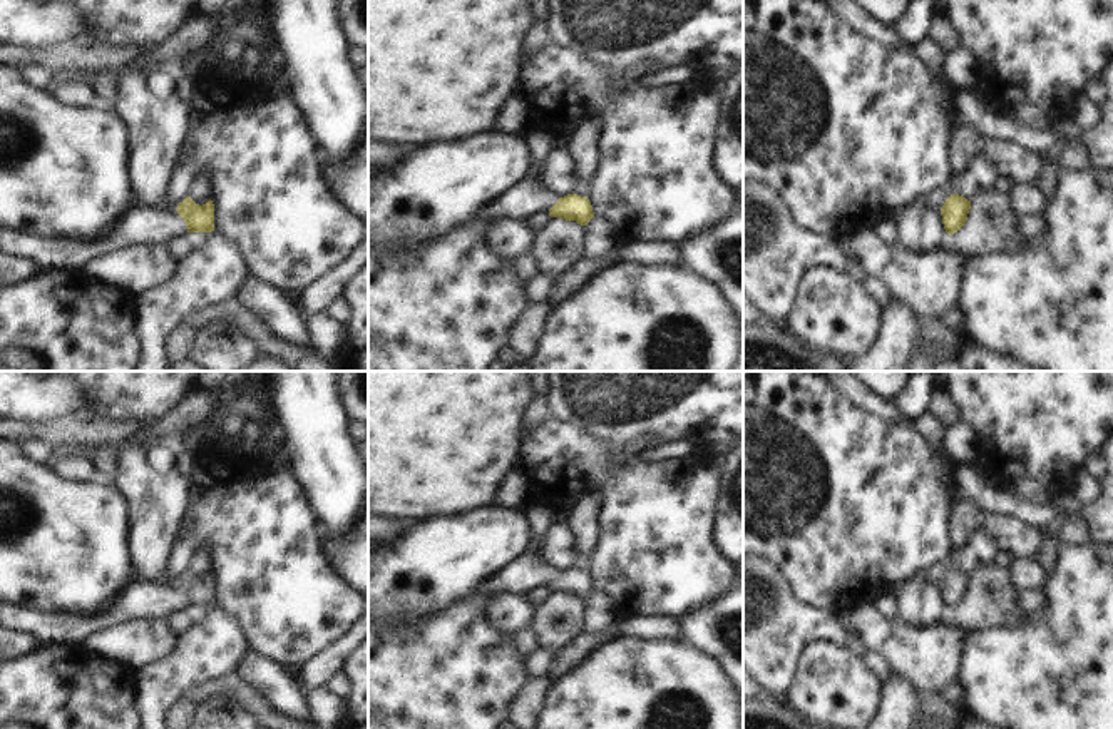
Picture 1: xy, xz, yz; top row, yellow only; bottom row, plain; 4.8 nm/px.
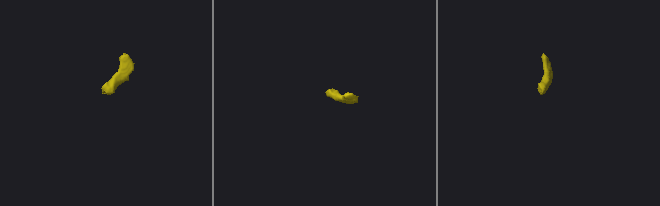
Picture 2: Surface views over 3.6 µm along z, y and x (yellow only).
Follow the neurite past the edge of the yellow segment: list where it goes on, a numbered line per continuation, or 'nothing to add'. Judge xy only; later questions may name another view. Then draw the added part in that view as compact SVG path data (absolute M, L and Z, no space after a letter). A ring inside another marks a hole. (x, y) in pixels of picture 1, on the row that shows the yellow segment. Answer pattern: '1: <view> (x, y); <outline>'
1: xy (141, 224); M134 206L105 236L89 241L65 237L45 241L0 227L0 252L8 257L28 259L40 271L82 271L85 263L97 254L117 251L129 244L166 246L172 237L186 232L186 222L179 214Z

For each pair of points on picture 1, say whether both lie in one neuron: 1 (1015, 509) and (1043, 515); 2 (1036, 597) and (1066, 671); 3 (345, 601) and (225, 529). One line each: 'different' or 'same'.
1: same
2: different
3: same

